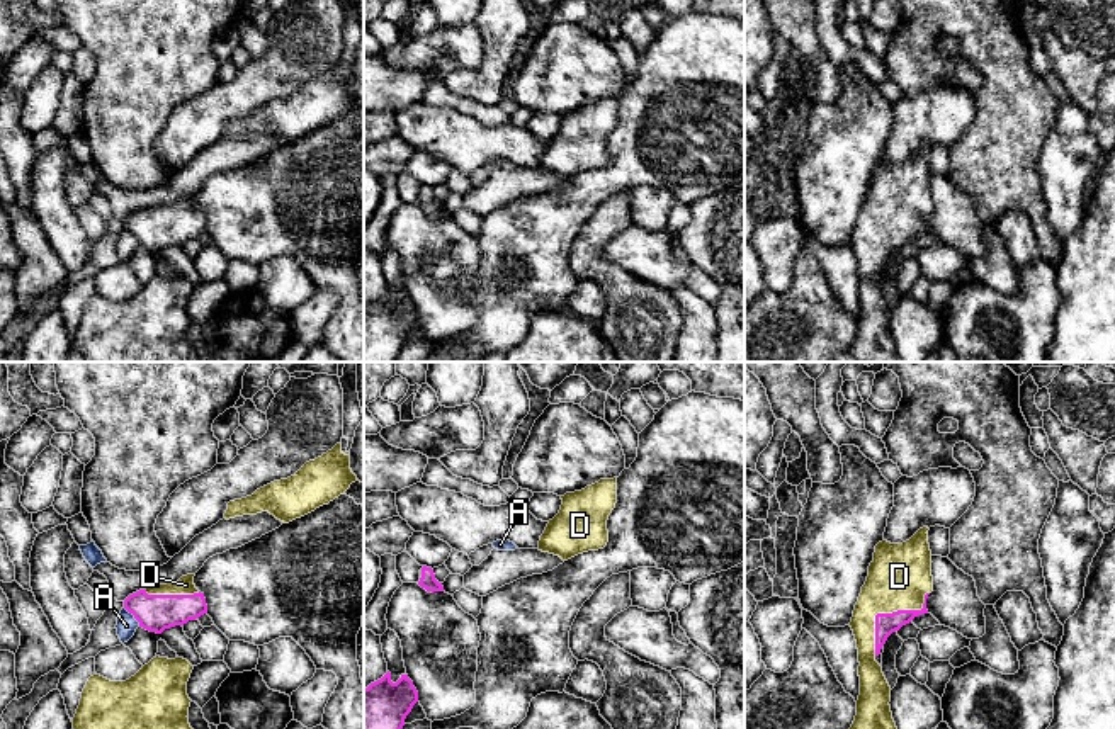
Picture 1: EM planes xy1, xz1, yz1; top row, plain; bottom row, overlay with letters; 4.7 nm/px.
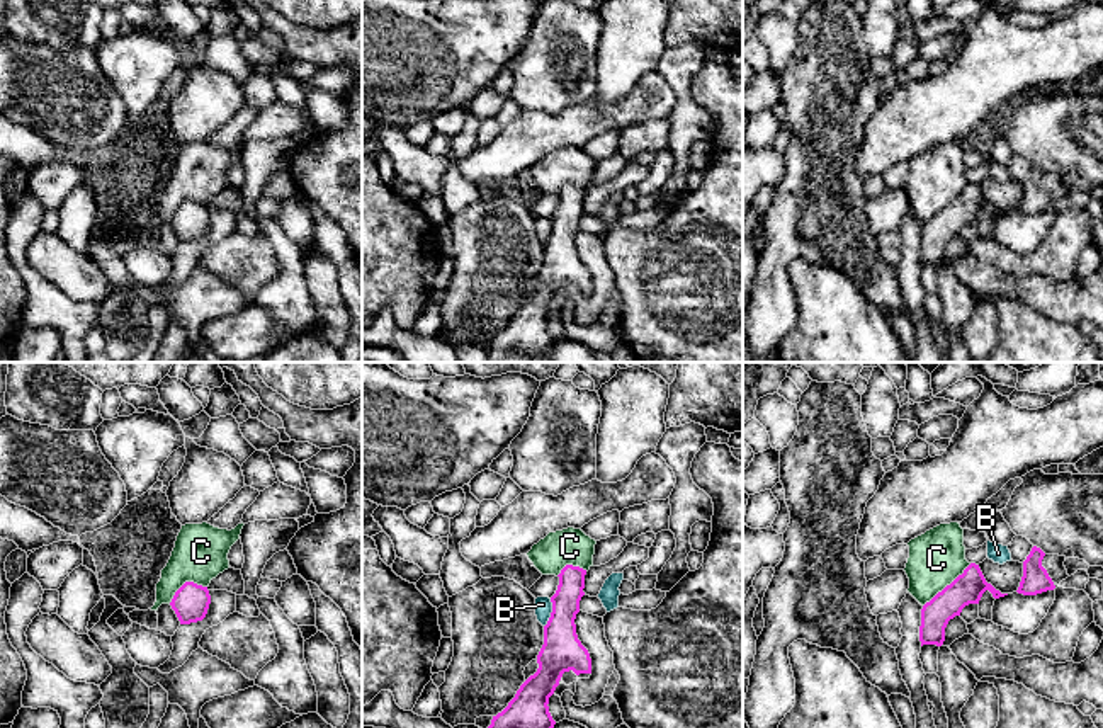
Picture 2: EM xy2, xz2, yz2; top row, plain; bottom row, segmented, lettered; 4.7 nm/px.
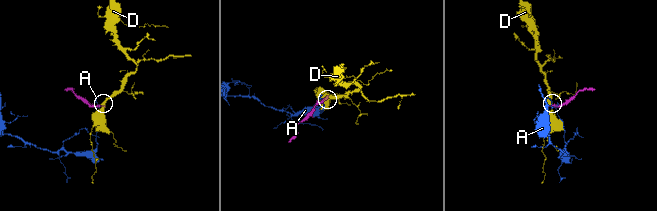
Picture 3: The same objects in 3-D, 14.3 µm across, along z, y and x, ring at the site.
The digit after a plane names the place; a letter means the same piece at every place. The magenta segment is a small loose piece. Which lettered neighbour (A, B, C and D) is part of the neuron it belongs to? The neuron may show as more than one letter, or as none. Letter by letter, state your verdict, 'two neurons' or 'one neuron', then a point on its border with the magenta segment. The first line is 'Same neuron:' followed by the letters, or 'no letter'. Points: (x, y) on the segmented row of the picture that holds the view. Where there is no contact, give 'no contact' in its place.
Same neuron: D
A: two neurons; meets magenta in xy1 at (133, 614)
B: two neurons; meets magenta in xz2 at (551, 613)
C: two neurons; meets magenta in yz2 at (947, 585)
D: one neuron; meets magenta in yz1 at (886, 614)

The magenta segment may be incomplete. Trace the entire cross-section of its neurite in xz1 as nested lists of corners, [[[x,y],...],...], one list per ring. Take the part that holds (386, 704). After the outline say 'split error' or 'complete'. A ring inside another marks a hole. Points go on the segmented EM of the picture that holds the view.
[[[388,671],[364,688],[364,729],[403,729],[416,702],[418,692],[408,675],[393,683]]]; complete

